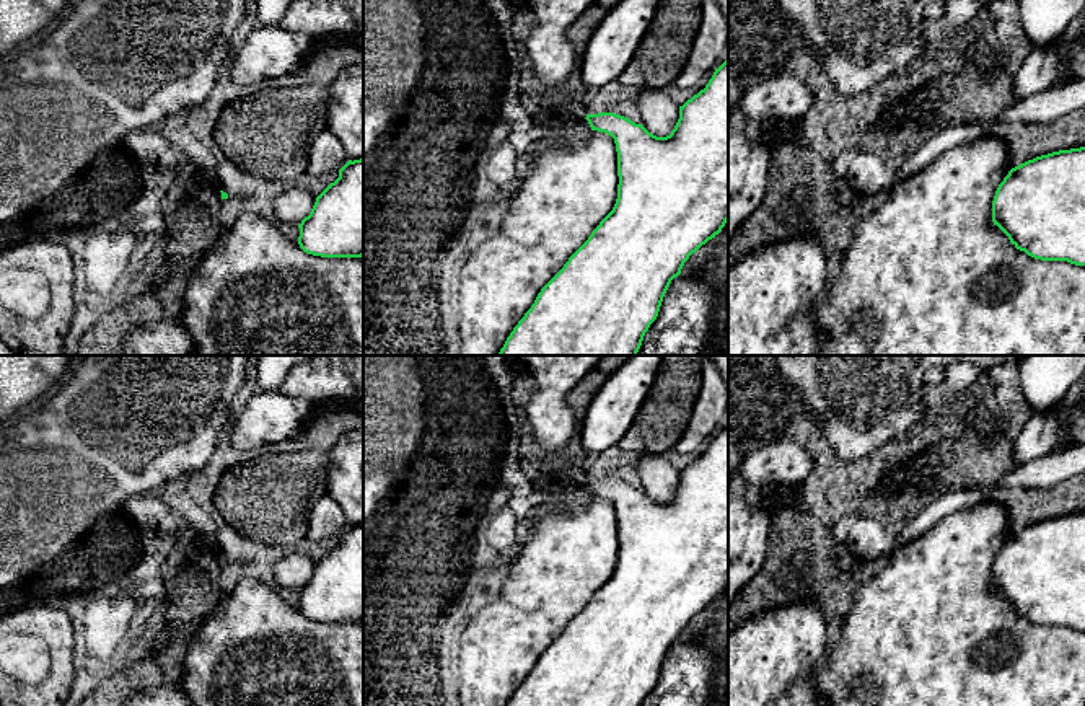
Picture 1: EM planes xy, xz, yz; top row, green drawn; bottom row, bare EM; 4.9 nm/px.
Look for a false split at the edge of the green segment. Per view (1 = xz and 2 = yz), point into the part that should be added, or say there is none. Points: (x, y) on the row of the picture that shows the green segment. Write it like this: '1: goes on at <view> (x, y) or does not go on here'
1: does not go on here
2: does not go on here

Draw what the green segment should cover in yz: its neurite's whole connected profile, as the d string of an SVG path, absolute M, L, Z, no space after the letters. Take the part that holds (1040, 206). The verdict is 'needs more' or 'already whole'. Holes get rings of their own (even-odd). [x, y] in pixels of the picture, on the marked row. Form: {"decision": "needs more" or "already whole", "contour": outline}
{"decision": "already whole", "contour": "M1085 147L1012 168L995 191L992 222L1034 259L1085 266Z"}

